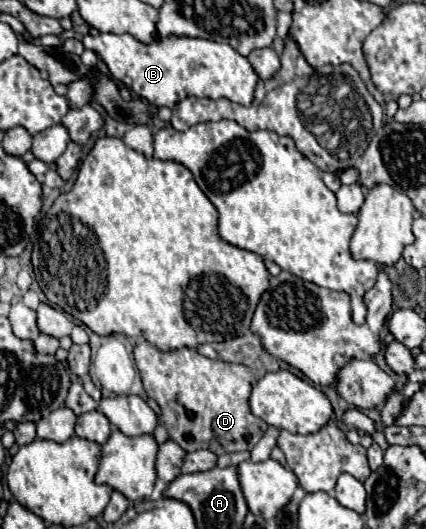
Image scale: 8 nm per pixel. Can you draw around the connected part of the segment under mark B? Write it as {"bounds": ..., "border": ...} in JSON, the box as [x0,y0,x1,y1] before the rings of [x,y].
{"bounds":[82,33,258,108],"border":[[[99,33],[94,37],[86,34],[82,43],[86,49],[94,50],[96,54],[100,54],[104,58],[108,70],[112,72],[112,76],[116,80],[120,80],[122,84],[132,88],[140,98],[148,100],[154,106],[174,108],[174,104],[178,104],[178,100],[184,100],[186,96],[212,98],[212,100],[228,98],[228,100],[238,102],[242,106],[250,106],[254,100],[254,88],[256,88],[258,76],[252,70],[250,62],[226,44],[216,44],[216,42],[204,40],[204,38],[176,38],[176,36],[170,36],[170,38],[156,42],[156,44],[140,44],[130,34],[118,36],[118,34],[113,33]]]}

